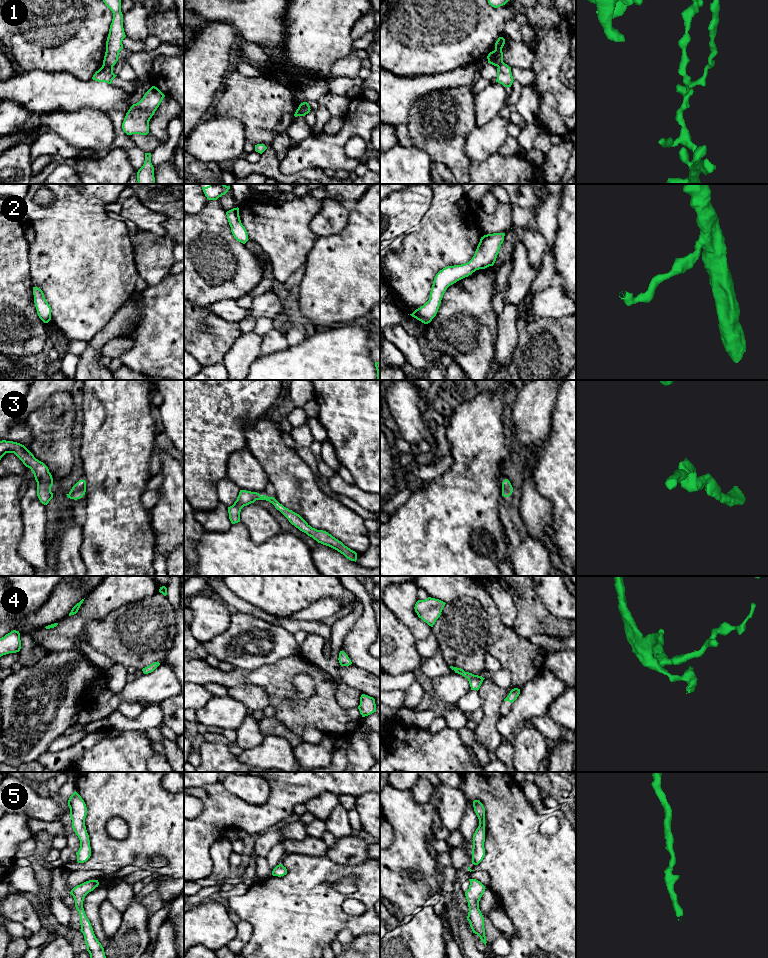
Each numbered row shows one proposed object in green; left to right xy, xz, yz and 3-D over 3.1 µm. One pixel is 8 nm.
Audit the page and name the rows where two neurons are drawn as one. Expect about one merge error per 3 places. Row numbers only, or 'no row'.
1

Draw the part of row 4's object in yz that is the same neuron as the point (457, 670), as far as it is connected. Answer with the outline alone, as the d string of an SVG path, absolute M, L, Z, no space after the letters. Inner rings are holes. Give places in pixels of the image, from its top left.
M450 666L450 668L452 670L455 671L455 673L458 673L462 676L464 676L465 678L468 679L469 681L469 684L470 684L470 687L471 687L471 690L479 690L483 680L485 678L481 677L481 676L478 676L478 675L474 675L472 673L469 673L469 672L465 672L463 669L461 668L457 668L457 667L453 667L453 666Z

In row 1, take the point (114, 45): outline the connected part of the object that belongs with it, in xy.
M103 0L103 2L113 13L113 19L106 41L106 52L103 65L113 67L118 61L119 52L123 49L122 41L126 37L123 28L121 0Z

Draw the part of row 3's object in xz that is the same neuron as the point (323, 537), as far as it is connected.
M240 490L237 500L232 506L228 507L229 519L231 523L235 524L240 522L241 509L244 506L254 503L256 500L269 501L289 520L292 525L294 525L300 531L306 533L318 543L329 546L343 554L347 559L356 562L357 553L355 551L345 546L341 541L333 537L328 532L312 528L299 514L284 507L274 497L268 497L266 495L261 496L257 492Z

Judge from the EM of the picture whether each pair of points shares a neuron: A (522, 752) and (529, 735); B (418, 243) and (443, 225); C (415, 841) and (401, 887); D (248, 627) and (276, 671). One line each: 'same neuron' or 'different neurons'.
A: same neuron
B: same neuron
C: same neuron
D: different neurons

